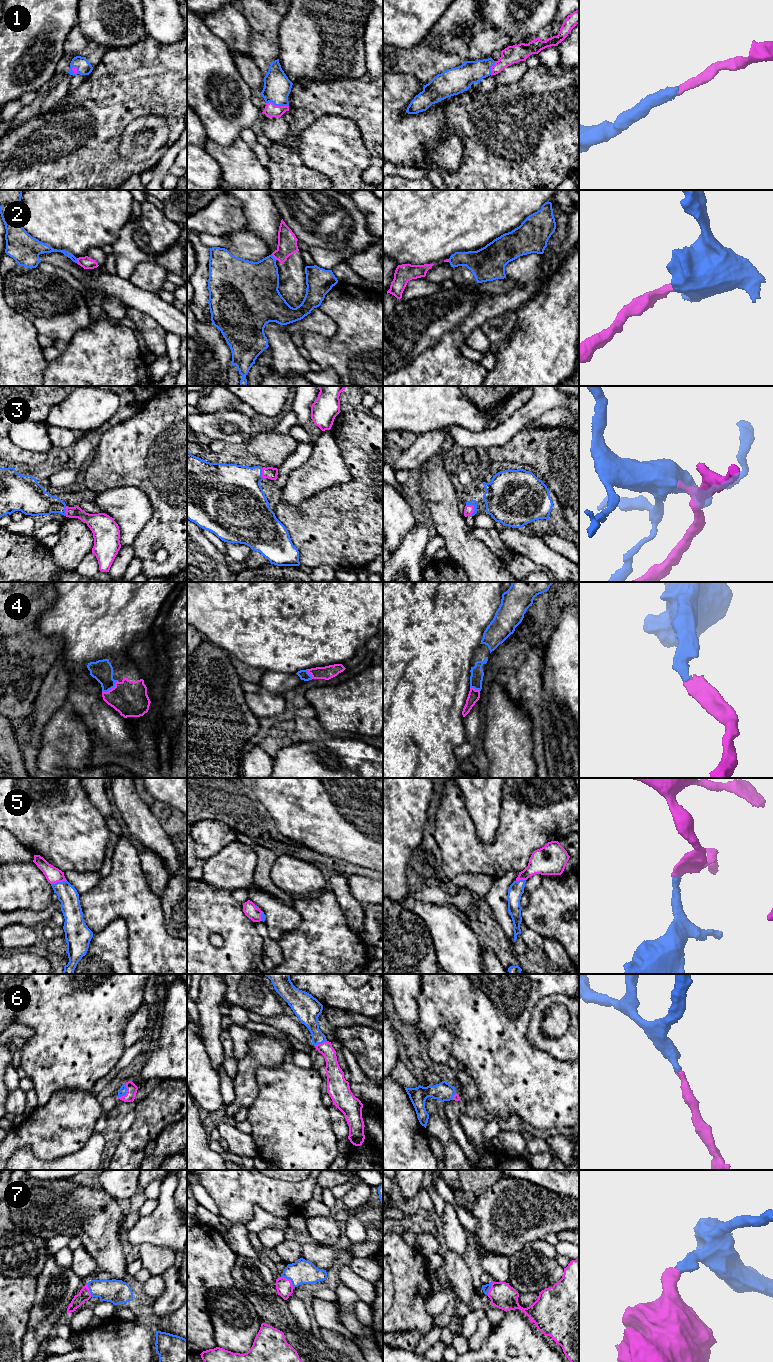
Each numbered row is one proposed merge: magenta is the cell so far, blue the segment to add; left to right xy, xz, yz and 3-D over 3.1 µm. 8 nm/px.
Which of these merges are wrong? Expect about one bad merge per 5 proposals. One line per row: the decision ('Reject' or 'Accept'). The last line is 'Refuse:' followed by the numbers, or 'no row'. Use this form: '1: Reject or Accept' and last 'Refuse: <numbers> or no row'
1: Accept
2: Reject
3: Accept
4: Accept
5: Accept
6: Accept
7: Accept
Refuse: 2

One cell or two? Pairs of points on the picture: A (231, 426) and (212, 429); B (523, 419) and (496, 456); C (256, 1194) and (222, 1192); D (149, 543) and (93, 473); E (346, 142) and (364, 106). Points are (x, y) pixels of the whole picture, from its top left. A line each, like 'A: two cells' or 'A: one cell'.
A: one cell
B: two cells
C: one cell
D: one cell
E: two cells

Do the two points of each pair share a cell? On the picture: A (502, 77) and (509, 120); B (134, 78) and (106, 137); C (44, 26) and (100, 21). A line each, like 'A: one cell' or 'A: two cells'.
A: two cells
B: one cell
C: two cells

